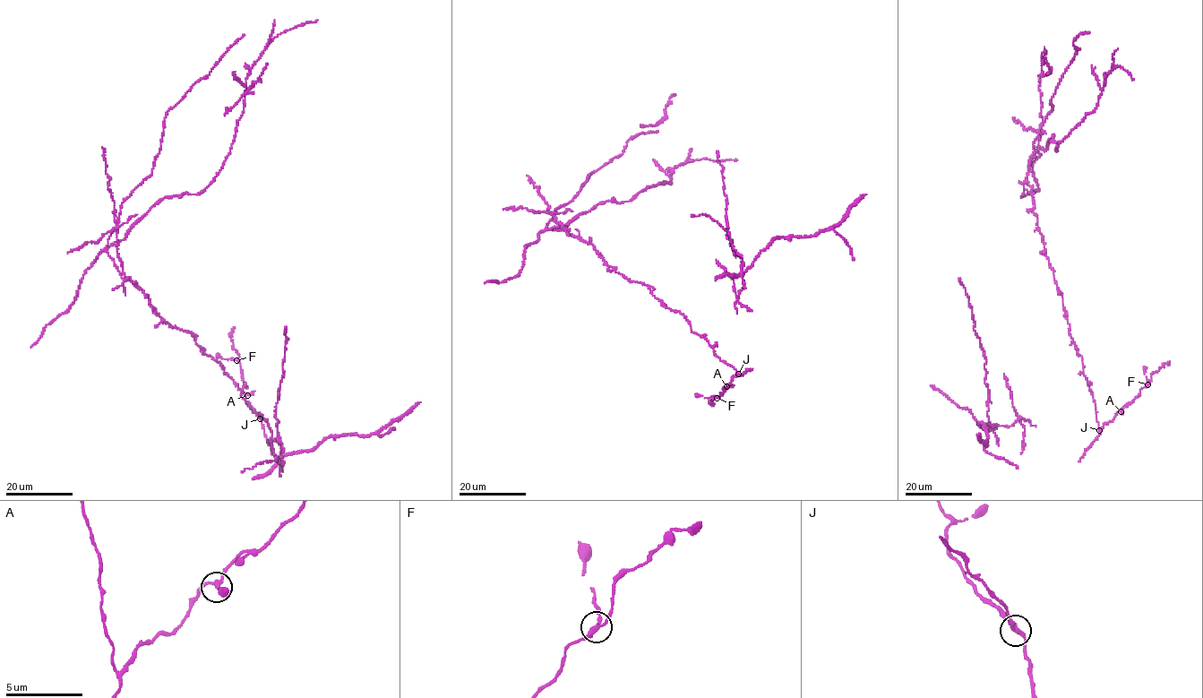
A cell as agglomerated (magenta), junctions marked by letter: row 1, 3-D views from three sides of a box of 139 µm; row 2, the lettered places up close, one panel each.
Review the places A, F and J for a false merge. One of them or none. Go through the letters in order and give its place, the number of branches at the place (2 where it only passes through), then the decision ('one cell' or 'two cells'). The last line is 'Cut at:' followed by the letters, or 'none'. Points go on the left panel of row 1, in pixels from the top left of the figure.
A: place (247, 395); branches 3; one cell
F: place (236, 360); branches 3; one cell
J: place (260, 418); branches 3; two cells
Cut at: J

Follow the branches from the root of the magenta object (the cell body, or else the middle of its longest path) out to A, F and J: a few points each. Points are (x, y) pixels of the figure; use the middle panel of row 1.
A: (640, 282), (665, 306), (683, 315), (692, 331), (736, 370), (726, 386)
F: (640, 282), (665, 306), (683, 315), (692, 331), (736, 370), (717, 398)
J: (640, 282), (648, 285), (665, 306), (683, 315), (692, 331), (705, 339), (716, 356), (739, 374)

